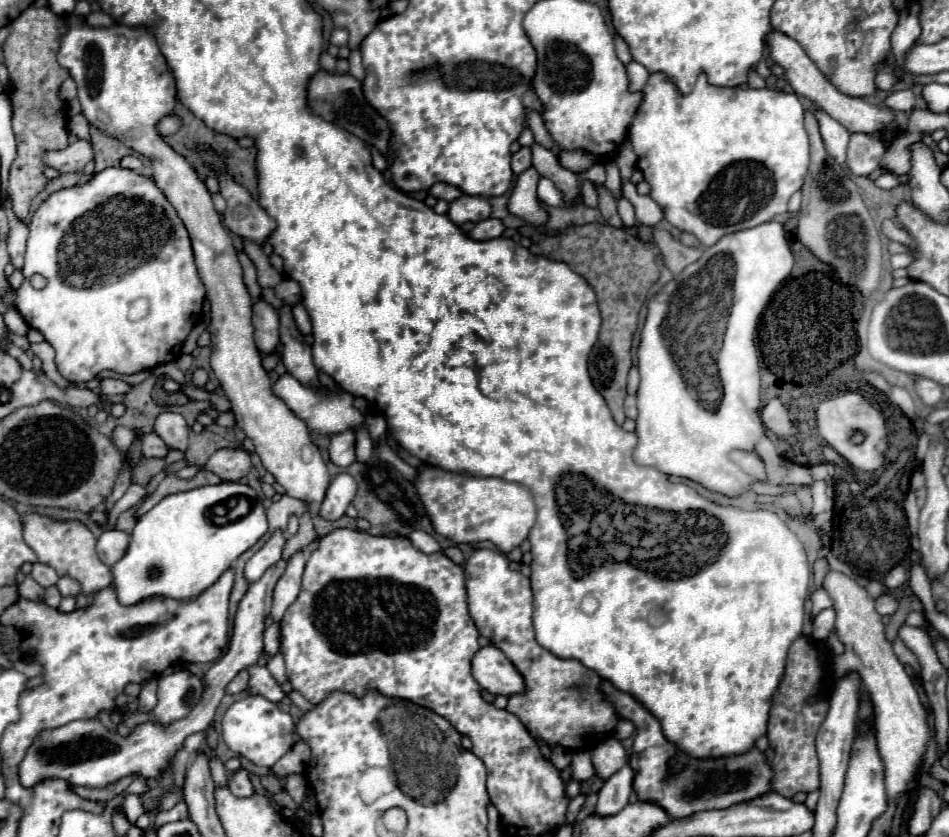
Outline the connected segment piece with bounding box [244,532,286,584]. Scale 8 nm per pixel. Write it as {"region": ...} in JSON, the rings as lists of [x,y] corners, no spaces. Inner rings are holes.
{"region":[[[276,532],[244,566],[244,578],[252,584],[256,580],[260,580],[260,576],[280,560],[282,554],[282,546],[284,546],[284,536],[282,532]]]}

